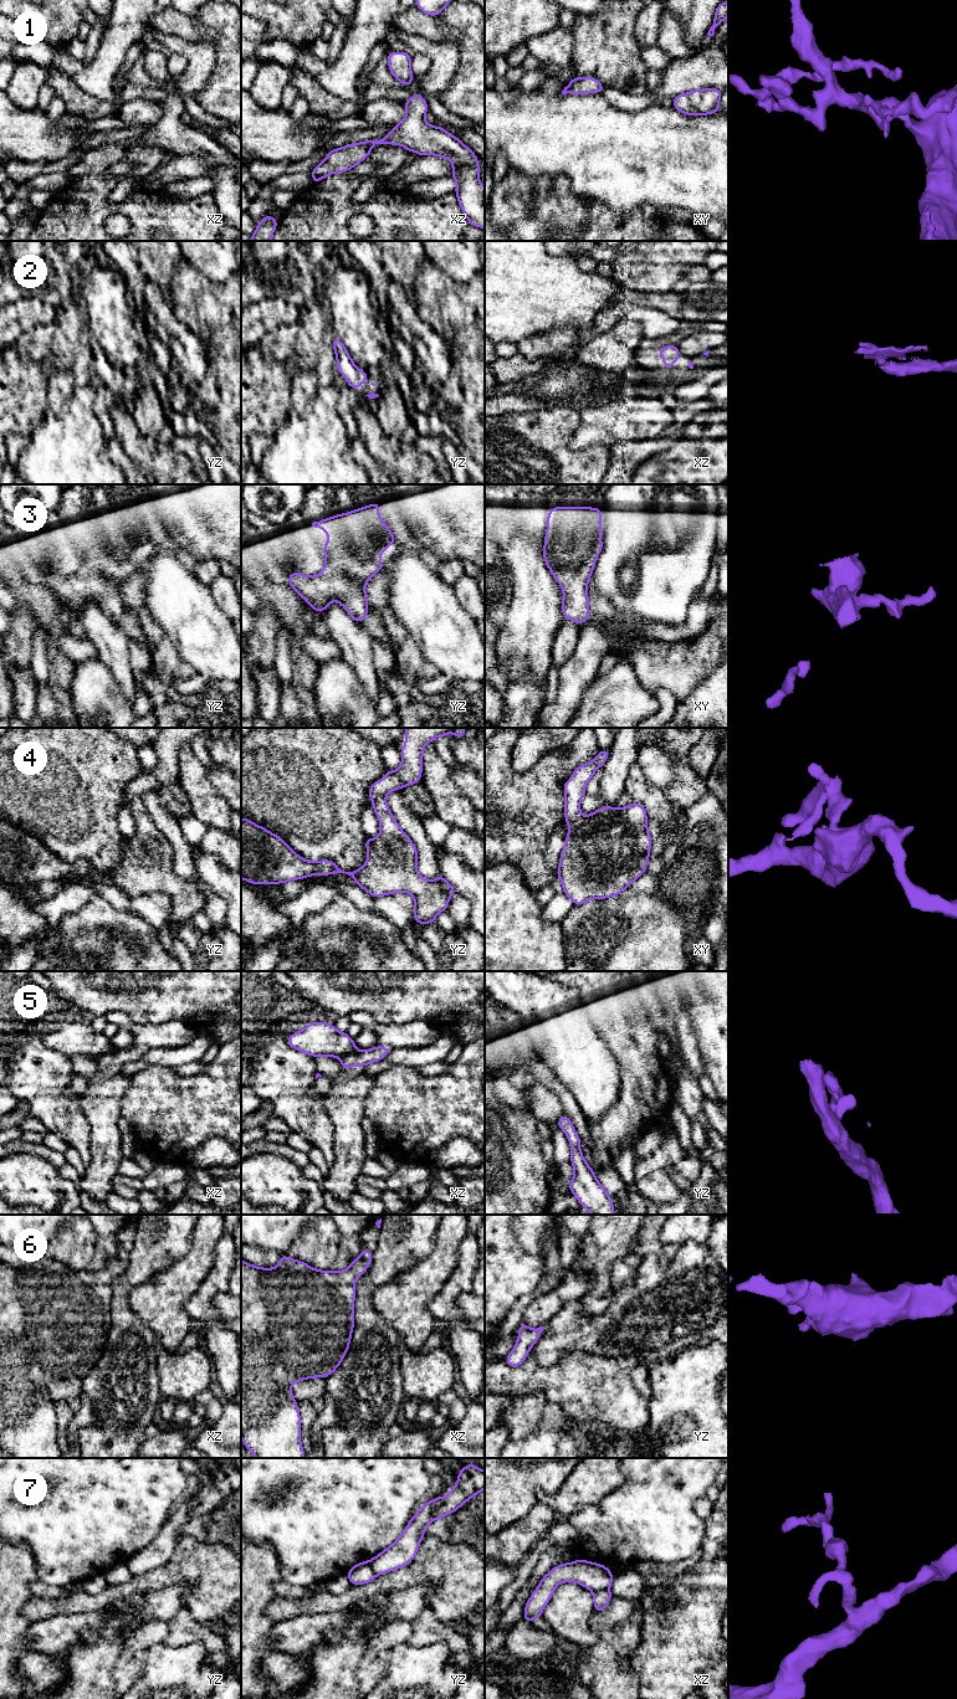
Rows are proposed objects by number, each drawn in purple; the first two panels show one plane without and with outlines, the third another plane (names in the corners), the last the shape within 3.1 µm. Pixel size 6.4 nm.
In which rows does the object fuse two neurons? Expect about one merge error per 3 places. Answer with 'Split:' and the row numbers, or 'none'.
Split: 7

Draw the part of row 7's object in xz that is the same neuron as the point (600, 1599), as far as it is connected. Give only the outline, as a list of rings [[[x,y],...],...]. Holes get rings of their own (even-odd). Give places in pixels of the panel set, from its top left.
[[[609,1590],[593,1592],[594,1611],[603,1612],[607,1608],[611,1596],[613,1595]]]

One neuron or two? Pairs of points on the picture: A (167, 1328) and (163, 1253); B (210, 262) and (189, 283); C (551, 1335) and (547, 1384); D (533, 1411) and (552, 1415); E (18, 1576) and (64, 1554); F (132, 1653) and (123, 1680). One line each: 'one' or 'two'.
A: two
B: two
C: two
D: two
E: two
F: one

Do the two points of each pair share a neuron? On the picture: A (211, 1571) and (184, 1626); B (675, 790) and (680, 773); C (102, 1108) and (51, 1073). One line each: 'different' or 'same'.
A: different
B: same
C: different

